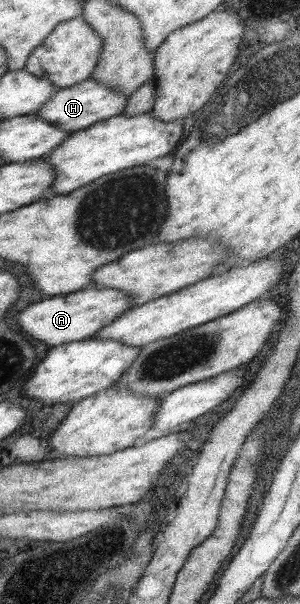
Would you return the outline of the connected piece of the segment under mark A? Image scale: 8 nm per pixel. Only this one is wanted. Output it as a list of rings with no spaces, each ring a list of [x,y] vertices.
[[[90,285],[85,288],[85,292],[79,290],[67,296],[53,296],[27,306],[21,314],[17,314],[17,324],[35,340],[45,342],[47,346],[57,346],[94,336],[99,328],[111,324],[131,308],[131,297],[125,291]]]

